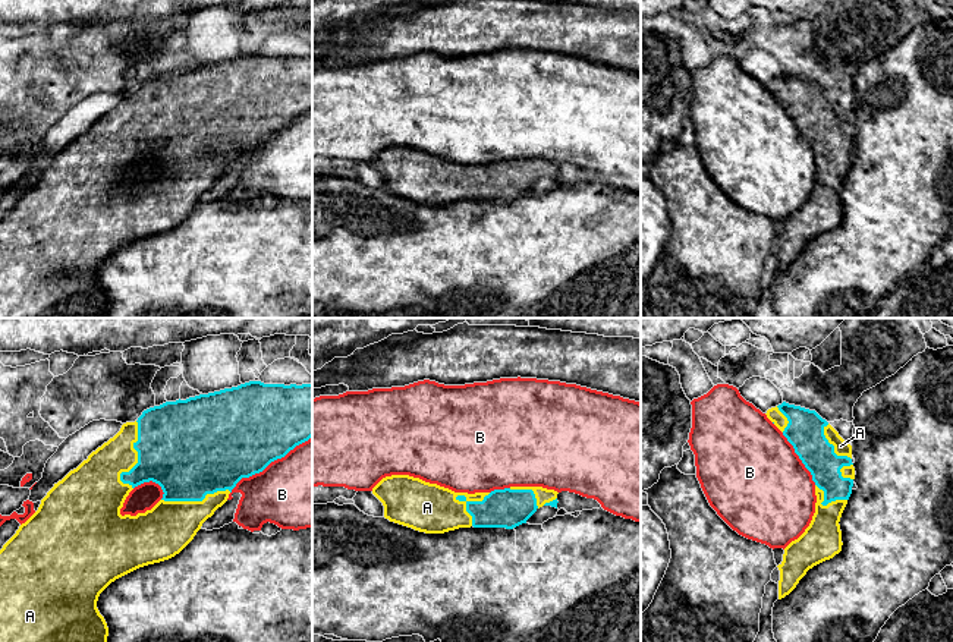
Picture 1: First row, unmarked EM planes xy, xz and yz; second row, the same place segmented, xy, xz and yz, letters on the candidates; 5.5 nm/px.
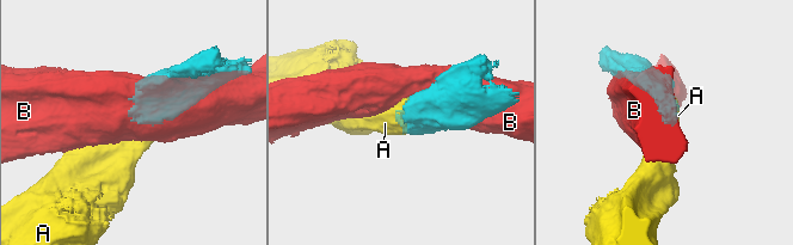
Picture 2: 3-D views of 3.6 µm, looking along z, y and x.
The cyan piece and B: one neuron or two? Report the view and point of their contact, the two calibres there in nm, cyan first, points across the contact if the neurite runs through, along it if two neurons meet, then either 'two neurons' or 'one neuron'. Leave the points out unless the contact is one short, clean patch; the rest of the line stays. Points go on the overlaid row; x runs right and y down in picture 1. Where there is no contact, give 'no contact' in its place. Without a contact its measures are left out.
contact xy (269, 463); calibres 500 and 440 nm; two neurons

